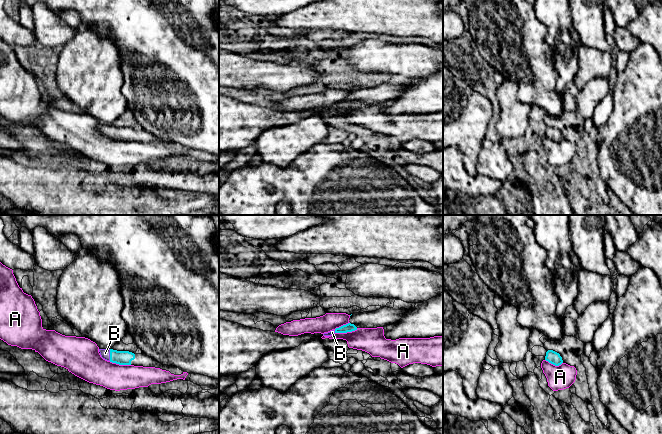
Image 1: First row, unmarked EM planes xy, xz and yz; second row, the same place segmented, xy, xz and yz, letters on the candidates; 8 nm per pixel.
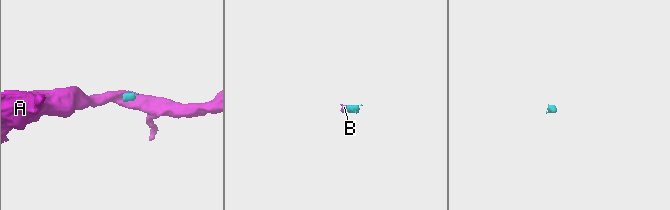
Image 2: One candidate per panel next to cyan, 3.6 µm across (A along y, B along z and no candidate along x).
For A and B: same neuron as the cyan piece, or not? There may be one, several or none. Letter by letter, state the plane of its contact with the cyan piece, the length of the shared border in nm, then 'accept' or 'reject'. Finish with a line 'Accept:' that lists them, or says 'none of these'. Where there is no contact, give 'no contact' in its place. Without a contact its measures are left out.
A: meets cyan in xz; contact 190 nm long; reject
B: meets cyan in xy; contact 100 nm long; accept
Accept: B

